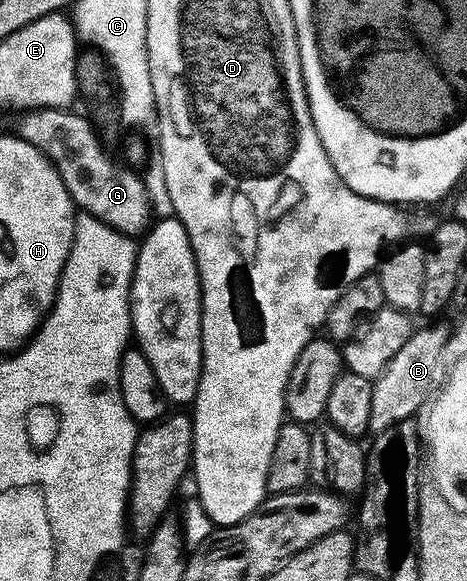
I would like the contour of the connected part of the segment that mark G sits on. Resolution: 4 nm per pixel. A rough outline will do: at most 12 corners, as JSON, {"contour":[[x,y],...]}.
{"contour":[[70,108],[26,110],[18,136],[82,212],[127,237],[153,214],[142,176]]}

